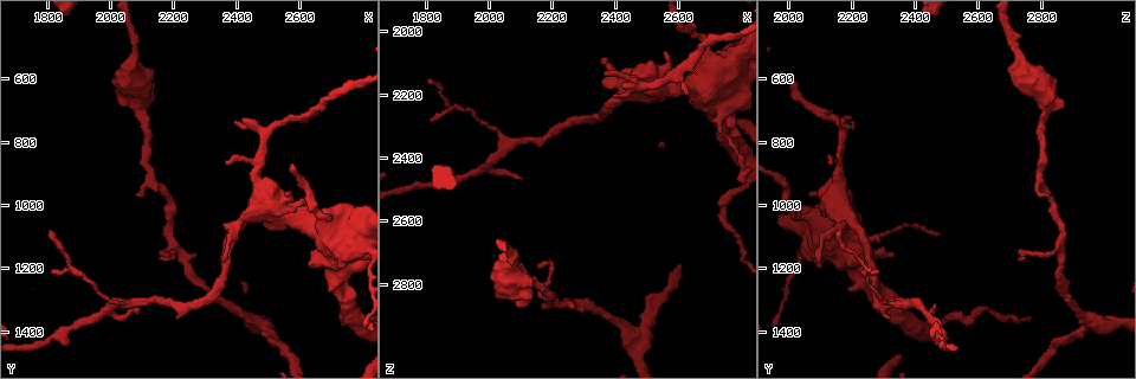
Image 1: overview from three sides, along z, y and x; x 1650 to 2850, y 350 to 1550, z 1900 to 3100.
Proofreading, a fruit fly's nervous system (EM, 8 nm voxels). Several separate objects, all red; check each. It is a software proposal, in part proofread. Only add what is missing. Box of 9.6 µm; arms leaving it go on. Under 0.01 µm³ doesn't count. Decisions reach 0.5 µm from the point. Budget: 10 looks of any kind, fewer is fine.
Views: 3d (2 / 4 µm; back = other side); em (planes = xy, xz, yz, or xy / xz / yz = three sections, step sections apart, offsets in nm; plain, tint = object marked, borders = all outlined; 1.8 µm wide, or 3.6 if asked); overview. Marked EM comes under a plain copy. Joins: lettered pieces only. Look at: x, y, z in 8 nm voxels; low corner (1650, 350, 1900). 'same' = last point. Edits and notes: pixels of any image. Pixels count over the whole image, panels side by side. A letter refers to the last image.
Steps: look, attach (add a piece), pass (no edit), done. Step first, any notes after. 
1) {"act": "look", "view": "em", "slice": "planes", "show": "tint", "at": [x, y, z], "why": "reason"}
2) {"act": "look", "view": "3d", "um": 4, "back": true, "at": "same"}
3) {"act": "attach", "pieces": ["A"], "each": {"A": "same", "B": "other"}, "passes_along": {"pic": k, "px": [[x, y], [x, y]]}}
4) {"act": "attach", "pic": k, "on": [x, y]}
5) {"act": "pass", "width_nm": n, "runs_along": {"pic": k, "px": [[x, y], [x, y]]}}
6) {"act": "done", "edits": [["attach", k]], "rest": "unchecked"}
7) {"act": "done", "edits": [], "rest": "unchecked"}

{"act": "look", "view": "3d", "um": 2, "at": [2620, 720, 2190], "why": "thin end"}

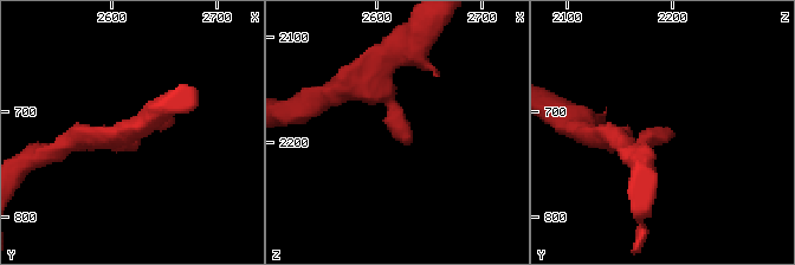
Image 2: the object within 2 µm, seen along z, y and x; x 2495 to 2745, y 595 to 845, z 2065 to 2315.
{"act": "look", "view": "em", "slice": "planes", "show": "borders", "at": [2632, 720, 2198], "why": "now the EM"}

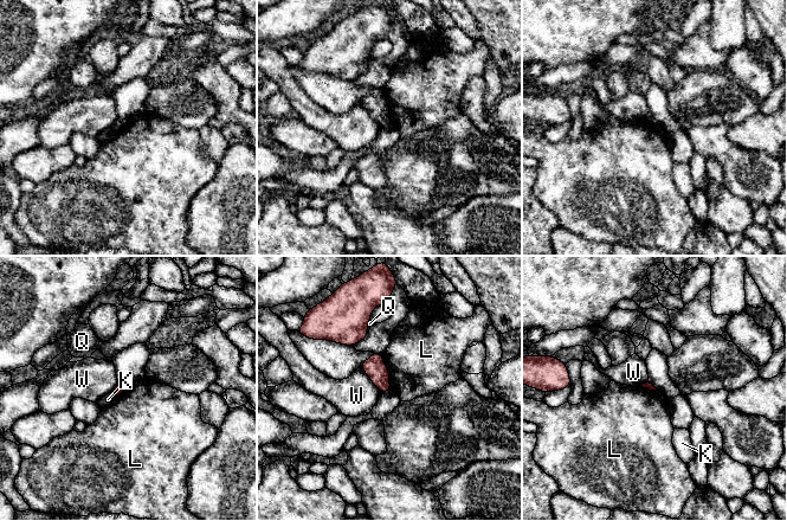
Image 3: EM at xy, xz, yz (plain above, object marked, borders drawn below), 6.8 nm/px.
{"act": "pass", "each": {"K": "other", "L": "other", "Q": "other", "W": "other"}, "border": {"pic": 3, "px": [[385, 365], [388, 372], [391, 390]]}, "found": "no lettered piece goes on from it"}

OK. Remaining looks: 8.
{"act": "look", "view": "em", "um": 3.6, "slice": "planes", "show": "tint", "at": [2740, 1100, 2290], "why": "thick turns thin"}

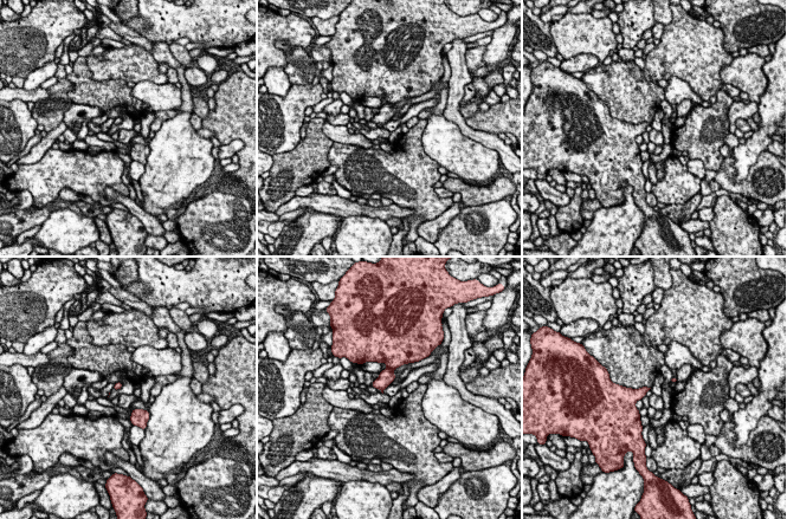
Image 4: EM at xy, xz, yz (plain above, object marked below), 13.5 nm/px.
{"act": "look", "view": "em", "um": 3.6, "slice": "planes", "show": "borders", "at": "same", "why": "what lies round it"}

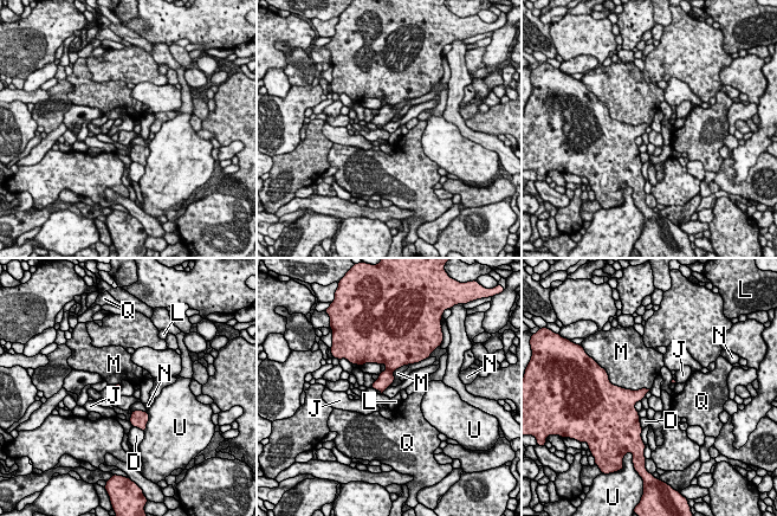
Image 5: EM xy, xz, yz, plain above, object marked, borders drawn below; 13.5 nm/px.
{"act": "pass", "longest_contact_nm": ["M", 500], "each": {"D": "other", "J": "other", "L": "other", "M": "other", "N": "other", "Q": "other", "U": "other"}, "border": {"pic": 5, "px": [[614, 384], [632, 389], [649, 389]]}, "found": "none of them fits"}

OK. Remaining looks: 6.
{"act": "look", "view": "em", "um": 3.6, "slice": "xz", "step": 8, "show": "tint", "at": [2690, 1040, 2050], "why": "calibre changes"}

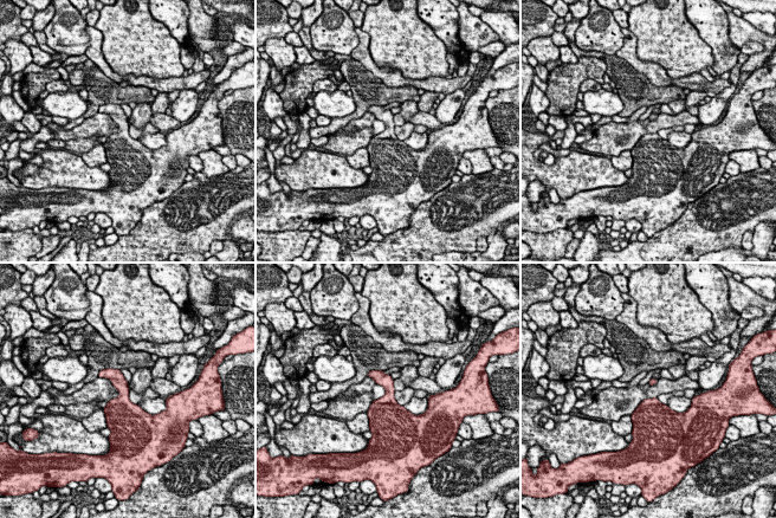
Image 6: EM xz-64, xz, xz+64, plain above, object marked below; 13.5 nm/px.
{"act": "look", "view": "em", "um": 3.6, "slice": "planes", "show": "borders", "at": "same", "why": "another direction"}

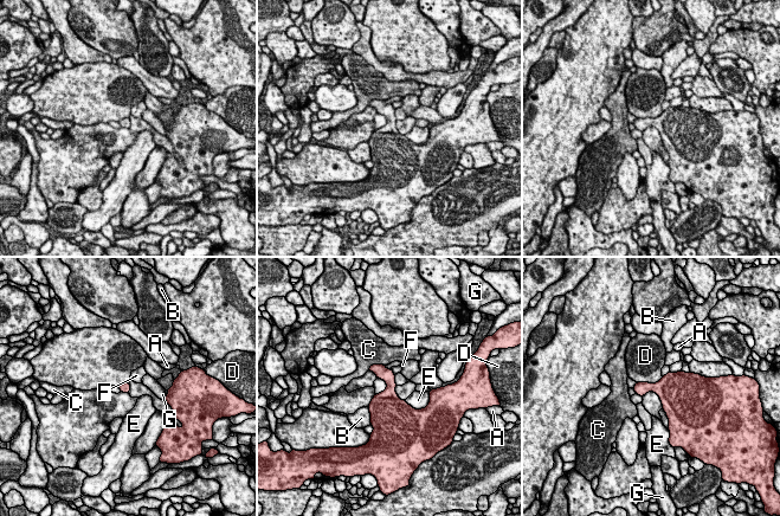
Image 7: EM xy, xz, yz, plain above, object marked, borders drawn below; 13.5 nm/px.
{"act": "pass", "each": {"A": "other", "B": "other", "C": "other", "D": "other", "E": "other", "F": "other", "G": "other"}, "border": {"pic": 7, "px": [[663, 376], [655, 382], [637, 382]]}, "found": "none of them fits"}

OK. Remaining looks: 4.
{"act": "look", "view": "3d", "um": 4, "at": [2160, 1160, 2750], "why": "an open end"}

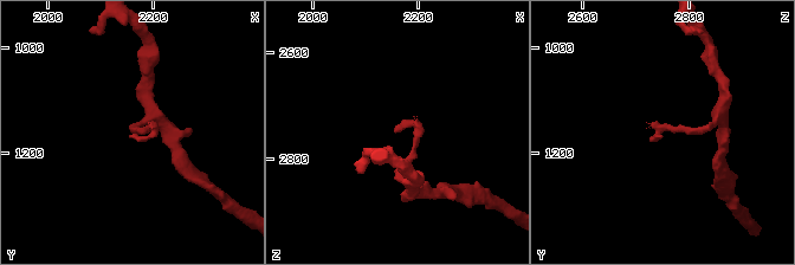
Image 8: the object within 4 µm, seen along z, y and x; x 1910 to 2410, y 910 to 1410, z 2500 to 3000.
{"act": "look", "view": "em", "um": 3.6, "slice": "planes", "show": "borders", "at": [2155, 1160, 2750]}

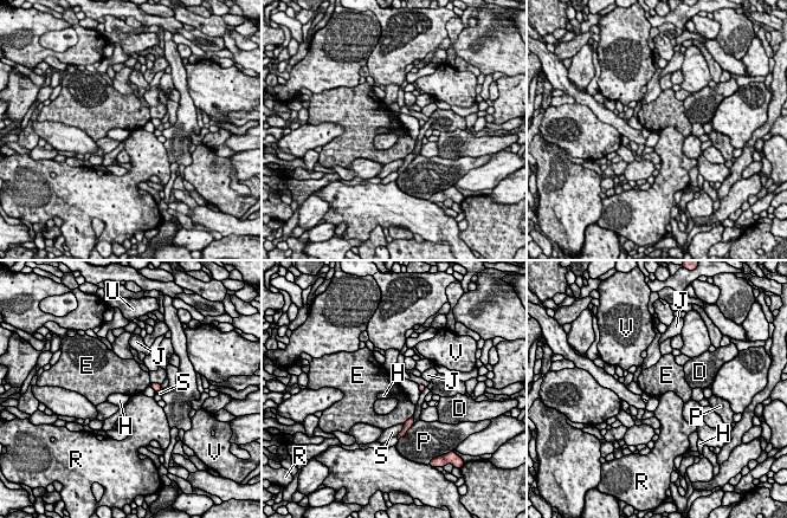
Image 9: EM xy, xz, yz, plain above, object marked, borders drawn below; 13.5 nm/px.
{"act": "pass", "each": {"D": "other", "E": "other", "H": "other", "J": "other", "P": "other", "R": "other", "S": "other", "U": "other", "V": "other"}, "found": "none of them fits"}

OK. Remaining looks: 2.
{"act": "done", "edits": [], "rest": "unchecked"}

